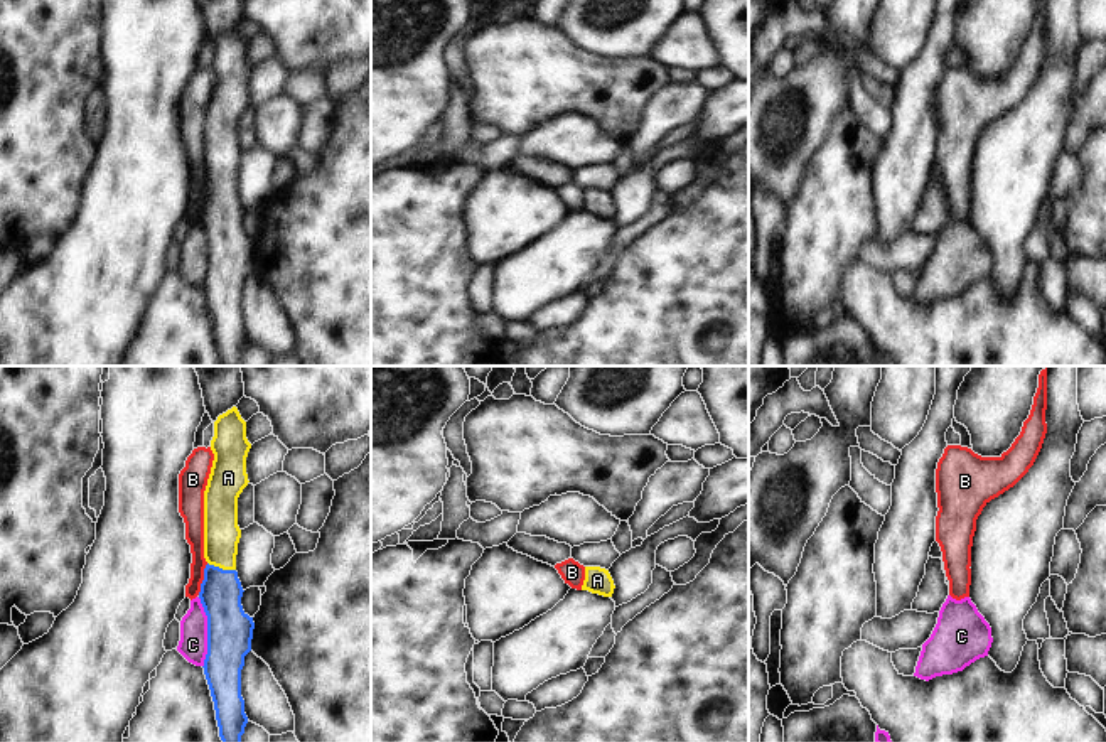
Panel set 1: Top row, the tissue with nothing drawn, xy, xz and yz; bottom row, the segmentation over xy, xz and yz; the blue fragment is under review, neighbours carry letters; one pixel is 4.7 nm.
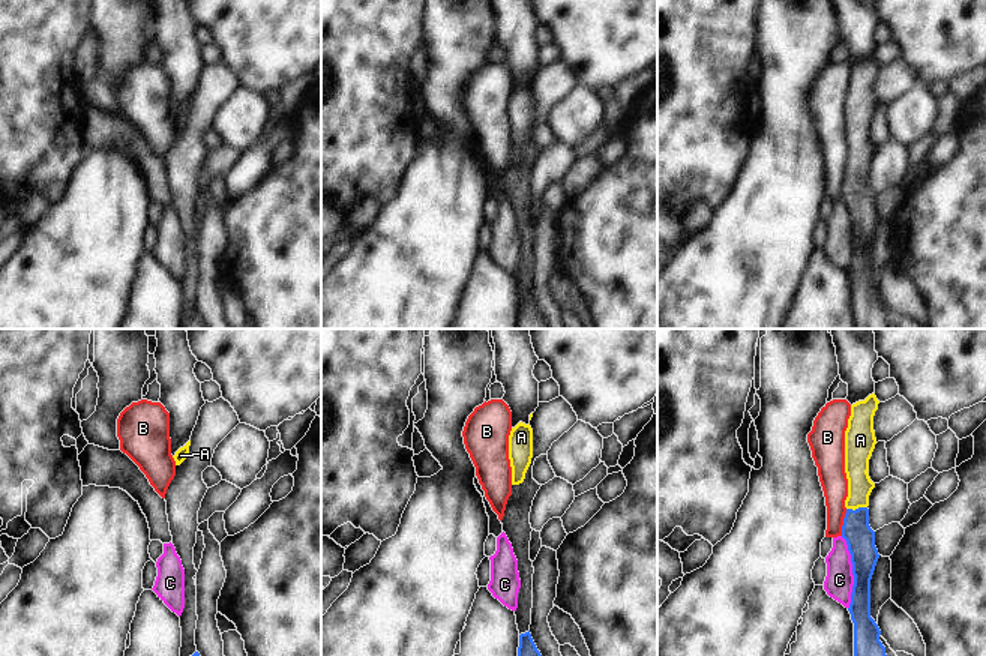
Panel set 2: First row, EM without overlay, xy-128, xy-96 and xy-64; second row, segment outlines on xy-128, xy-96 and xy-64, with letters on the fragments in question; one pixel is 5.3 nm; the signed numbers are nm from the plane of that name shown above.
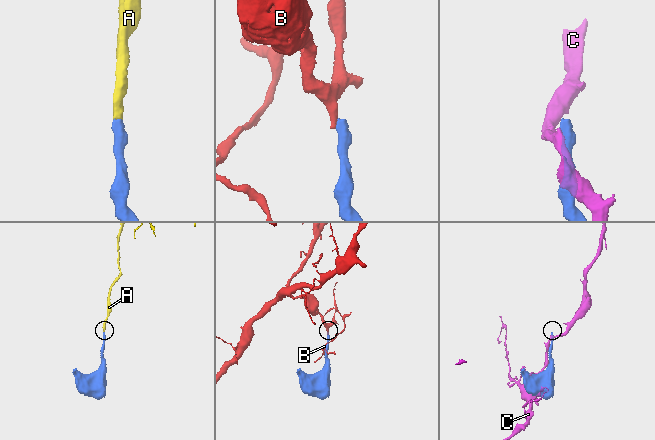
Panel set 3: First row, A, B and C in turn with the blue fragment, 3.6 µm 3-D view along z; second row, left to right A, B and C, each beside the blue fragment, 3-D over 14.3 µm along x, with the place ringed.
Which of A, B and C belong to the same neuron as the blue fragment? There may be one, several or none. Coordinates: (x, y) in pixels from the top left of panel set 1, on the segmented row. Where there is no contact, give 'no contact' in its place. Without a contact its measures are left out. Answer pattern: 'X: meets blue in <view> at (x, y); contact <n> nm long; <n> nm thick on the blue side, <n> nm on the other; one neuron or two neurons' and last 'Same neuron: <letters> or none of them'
A: meets blue in xy at (221, 569); contact 140 nm long; 200 nm thick on the blue side, 180 nm on the other; one neuron
B: meets blue in xy at (204, 579); contact 160 nm long; 200 nm thick on the blue side, 100 nm on the other; two neurons
C: meets blue in xy at (208, 633); contact 340 nm long; 220 nm thick on the blue side, 140 nm on the other; two neurons
Same neuron: A

